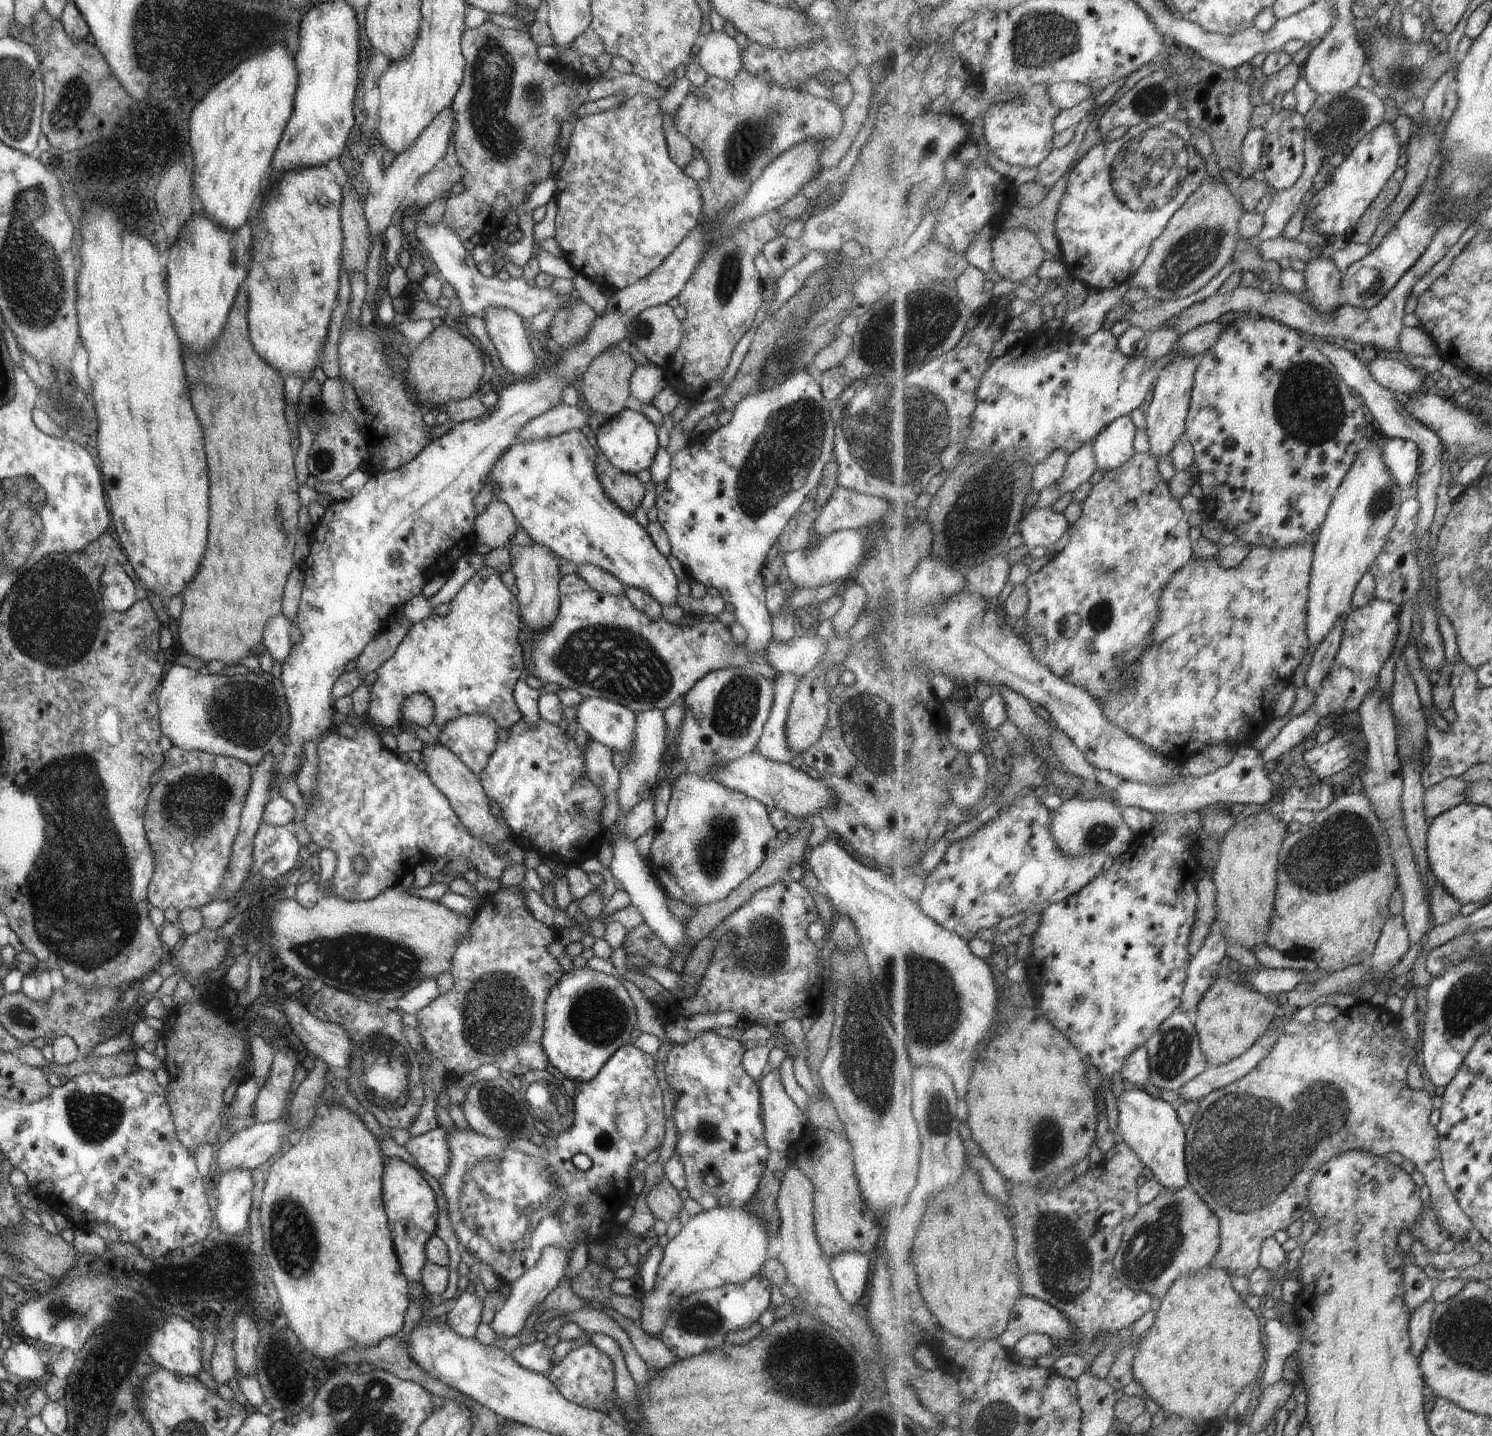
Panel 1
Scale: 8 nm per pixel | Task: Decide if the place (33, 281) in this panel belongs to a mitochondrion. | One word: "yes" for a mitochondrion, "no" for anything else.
yes

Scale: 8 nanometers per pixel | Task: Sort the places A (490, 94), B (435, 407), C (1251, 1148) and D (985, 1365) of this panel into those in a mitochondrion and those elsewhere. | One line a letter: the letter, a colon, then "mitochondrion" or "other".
A: mitochondrion
B: other
C: mitochondrion
D: other

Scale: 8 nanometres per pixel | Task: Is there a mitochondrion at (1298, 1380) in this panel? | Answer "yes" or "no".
no

